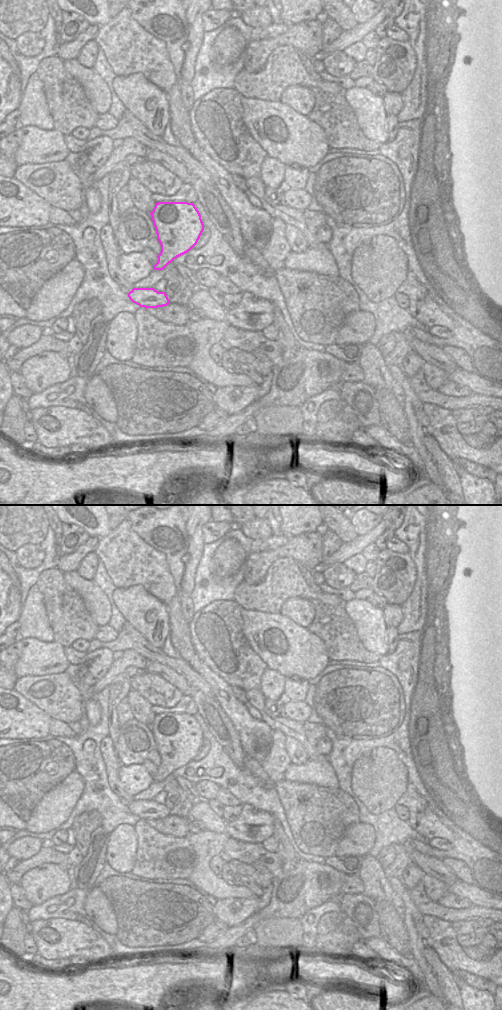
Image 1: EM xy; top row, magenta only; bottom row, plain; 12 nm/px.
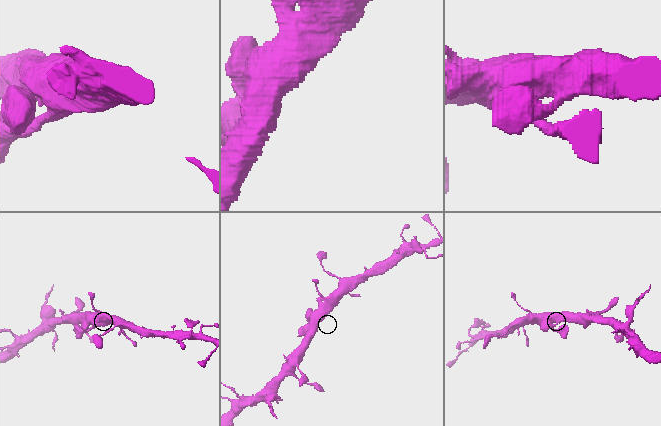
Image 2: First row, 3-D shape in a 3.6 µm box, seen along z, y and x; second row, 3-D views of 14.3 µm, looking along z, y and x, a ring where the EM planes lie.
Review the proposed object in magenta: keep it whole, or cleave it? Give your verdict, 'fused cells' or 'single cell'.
single cell

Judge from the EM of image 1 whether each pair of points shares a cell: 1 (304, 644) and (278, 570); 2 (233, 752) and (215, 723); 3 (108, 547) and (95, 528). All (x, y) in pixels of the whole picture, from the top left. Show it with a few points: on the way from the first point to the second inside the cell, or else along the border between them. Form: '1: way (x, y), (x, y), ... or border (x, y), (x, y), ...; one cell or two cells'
1: border (307, 628), (324, 644); two cells
2: way (231, 745), (222, 730); one cell
3: border (110, 529), (107, 535), (100, 538); two cells

